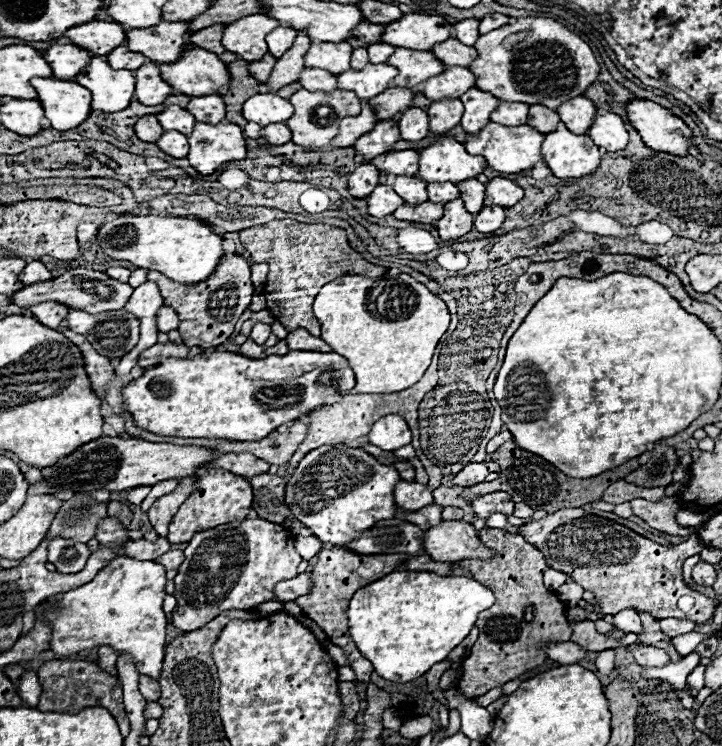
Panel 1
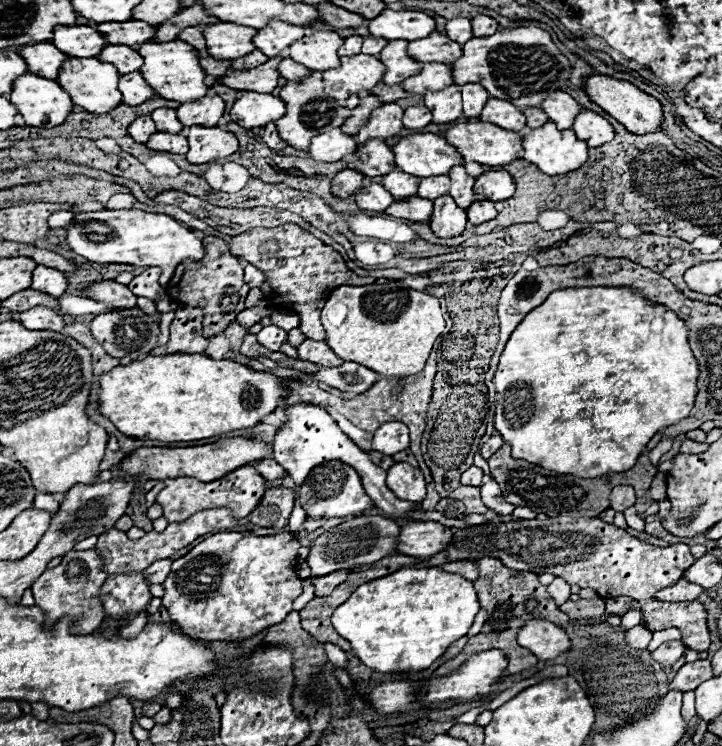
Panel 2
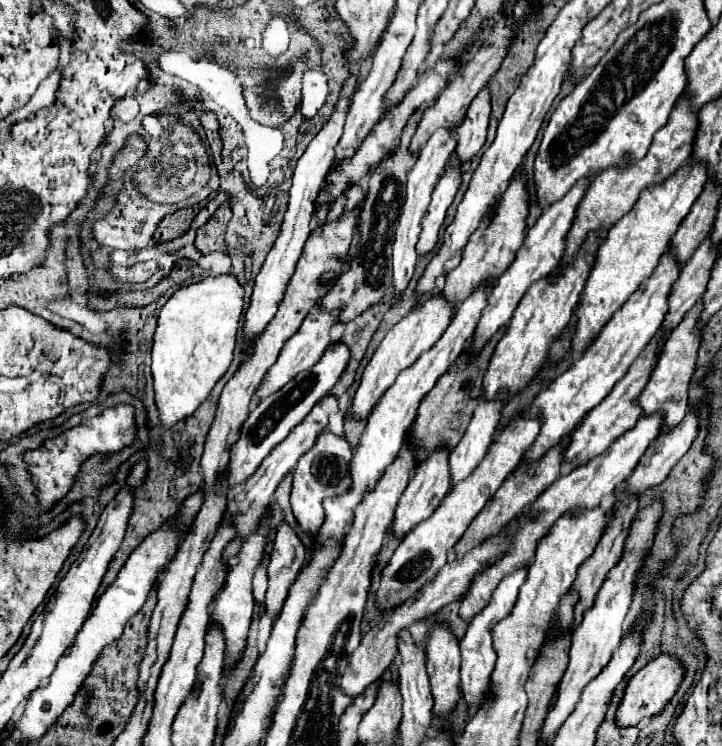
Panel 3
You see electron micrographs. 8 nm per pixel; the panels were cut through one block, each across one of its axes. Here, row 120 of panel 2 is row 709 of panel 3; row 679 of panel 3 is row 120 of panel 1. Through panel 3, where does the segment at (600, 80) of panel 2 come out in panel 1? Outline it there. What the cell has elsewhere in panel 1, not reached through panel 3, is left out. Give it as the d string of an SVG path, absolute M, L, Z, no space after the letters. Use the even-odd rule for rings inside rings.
M634 98L628 104L628 120L640 132L644 144L656 152L686 156L694 146L692 130L684 120L656 102Z

